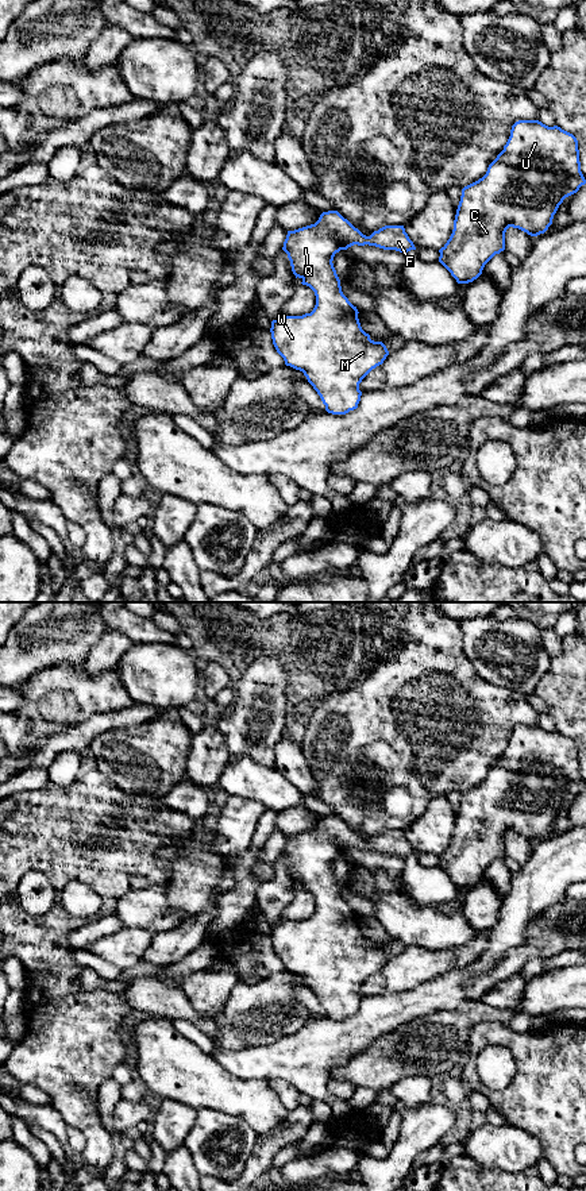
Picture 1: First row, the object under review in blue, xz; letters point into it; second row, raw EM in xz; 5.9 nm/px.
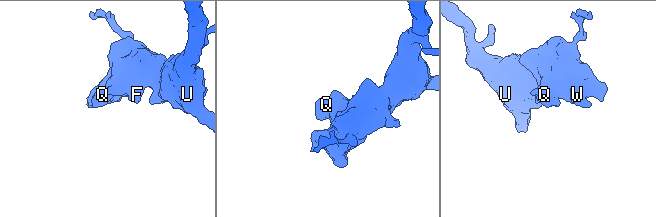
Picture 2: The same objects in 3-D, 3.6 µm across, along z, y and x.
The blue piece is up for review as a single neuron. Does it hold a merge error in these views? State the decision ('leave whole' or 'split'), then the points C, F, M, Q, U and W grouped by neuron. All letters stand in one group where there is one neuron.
leave whole; C F M Q U W

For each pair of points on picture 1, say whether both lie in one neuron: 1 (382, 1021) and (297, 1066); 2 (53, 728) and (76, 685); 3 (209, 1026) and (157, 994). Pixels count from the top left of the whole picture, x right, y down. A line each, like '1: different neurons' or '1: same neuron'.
1: same neuron
2: same neuron
3: same neuron

